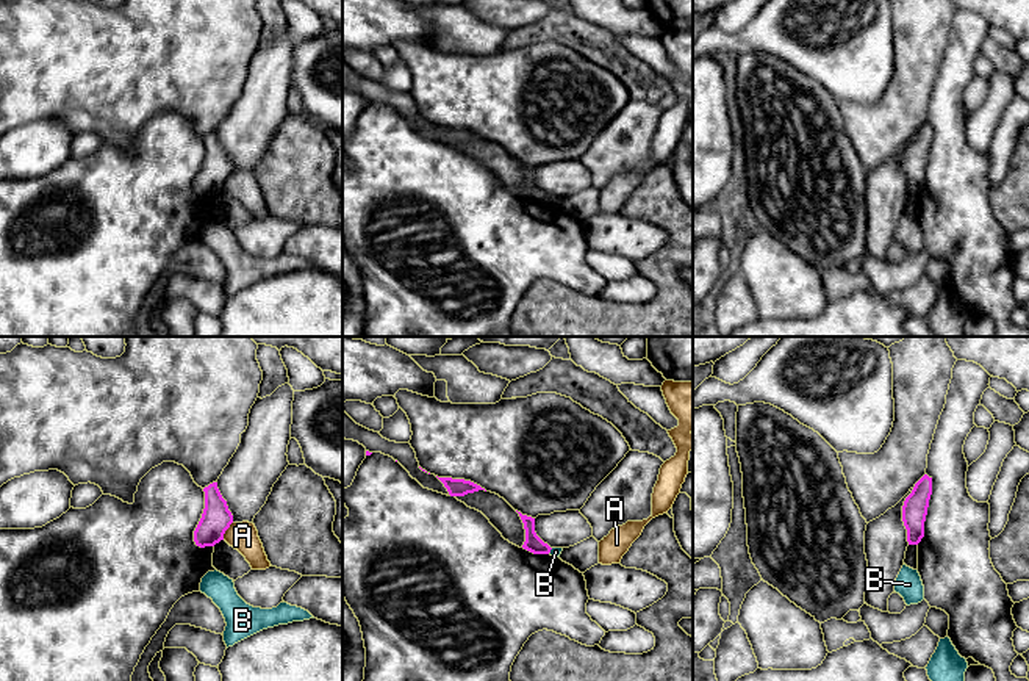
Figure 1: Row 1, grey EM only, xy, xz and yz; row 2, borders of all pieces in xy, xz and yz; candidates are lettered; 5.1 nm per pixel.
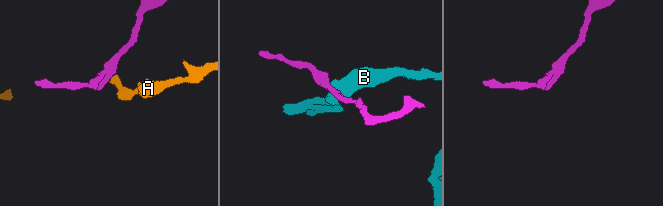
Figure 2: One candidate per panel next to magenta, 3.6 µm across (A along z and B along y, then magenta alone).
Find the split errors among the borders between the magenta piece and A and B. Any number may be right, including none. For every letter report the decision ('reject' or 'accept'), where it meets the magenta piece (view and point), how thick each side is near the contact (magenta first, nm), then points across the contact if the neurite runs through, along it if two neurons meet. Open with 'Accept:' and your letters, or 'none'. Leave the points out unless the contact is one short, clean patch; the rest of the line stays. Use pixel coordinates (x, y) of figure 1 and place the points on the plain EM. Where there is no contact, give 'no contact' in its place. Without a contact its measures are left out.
Accept: none
A: reject; meets magenta in xy at (225, 179); 160 nm thick on the magenta side, 140 nm on the other; border along xy (232, 171), (222, 188)
B: reject; meets magenta in xz at (549, 201); 90 nm thick on the magenta side, 50 nm on the other; border along xz (552, 198), (548, 202)

